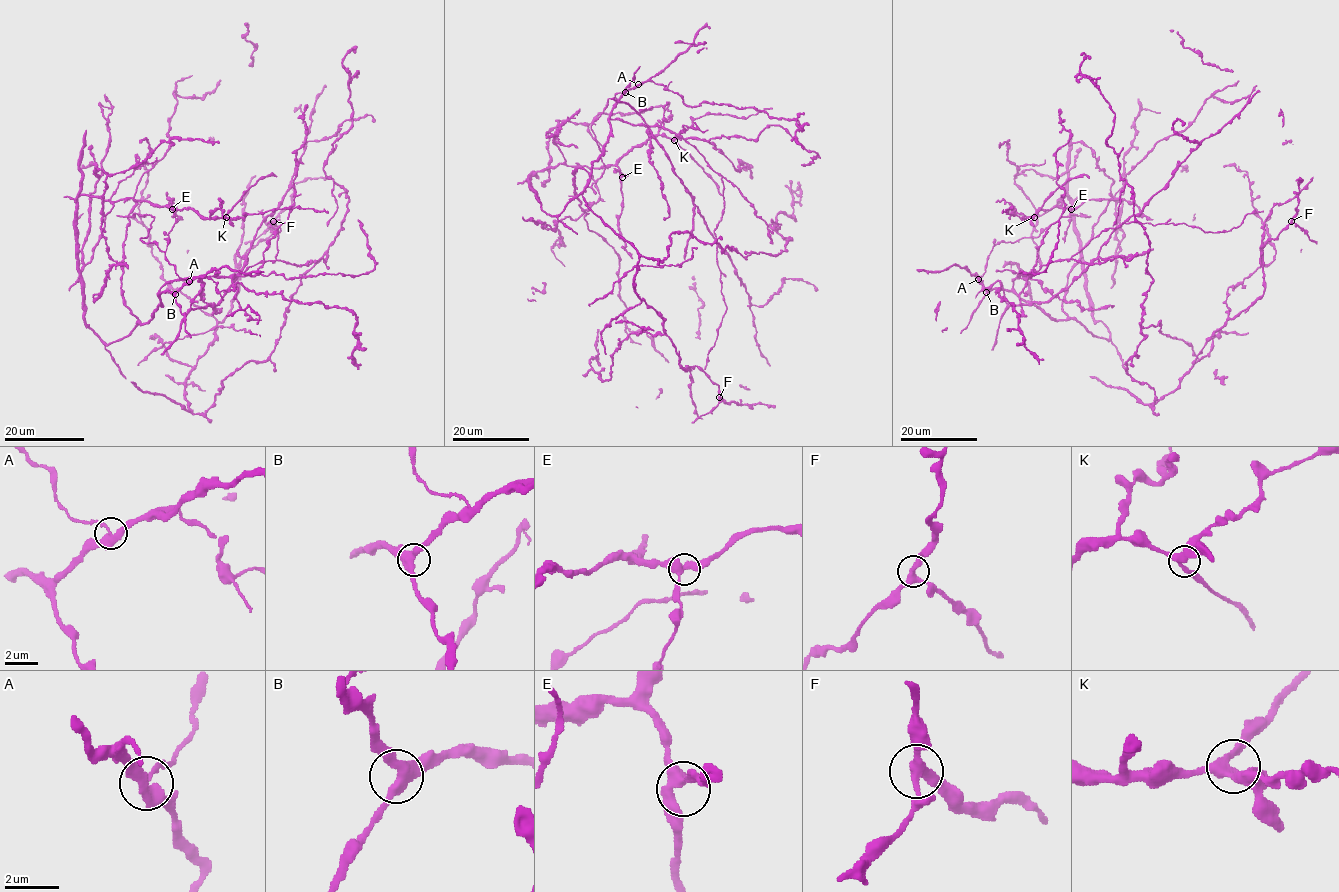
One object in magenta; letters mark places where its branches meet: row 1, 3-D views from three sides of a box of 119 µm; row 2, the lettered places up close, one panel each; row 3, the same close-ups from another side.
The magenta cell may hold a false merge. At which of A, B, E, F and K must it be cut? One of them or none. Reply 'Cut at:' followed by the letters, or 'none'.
Cut at: A

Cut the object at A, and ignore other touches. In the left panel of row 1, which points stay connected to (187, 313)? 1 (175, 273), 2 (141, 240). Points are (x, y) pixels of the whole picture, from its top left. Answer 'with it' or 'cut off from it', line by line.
1: cut off from it
2: cut off from it

